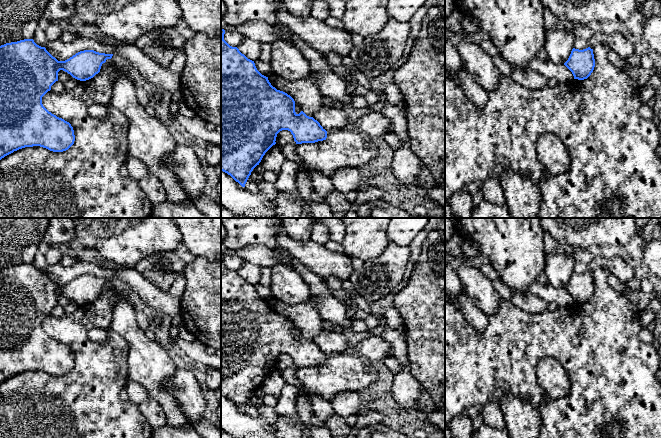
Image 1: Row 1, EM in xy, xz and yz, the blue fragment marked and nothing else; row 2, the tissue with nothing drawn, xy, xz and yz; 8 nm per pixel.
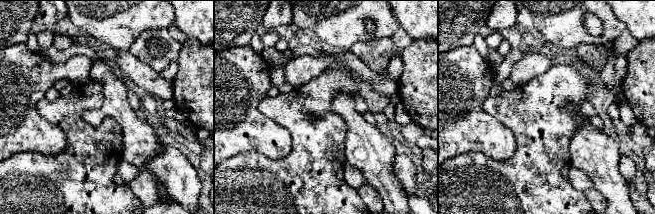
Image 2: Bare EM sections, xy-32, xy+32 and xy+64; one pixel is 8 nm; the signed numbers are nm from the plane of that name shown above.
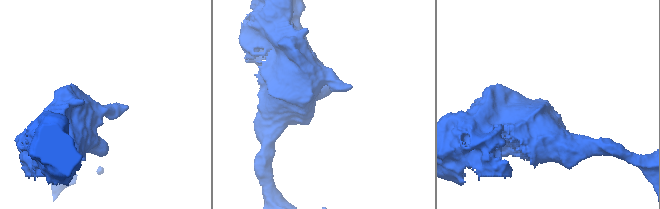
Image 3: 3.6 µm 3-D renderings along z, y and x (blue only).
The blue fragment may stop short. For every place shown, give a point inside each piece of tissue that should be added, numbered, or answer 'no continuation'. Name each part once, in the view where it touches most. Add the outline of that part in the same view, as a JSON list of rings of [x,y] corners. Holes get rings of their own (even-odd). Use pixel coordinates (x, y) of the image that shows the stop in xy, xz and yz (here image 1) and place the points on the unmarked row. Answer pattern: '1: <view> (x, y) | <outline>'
no continuation

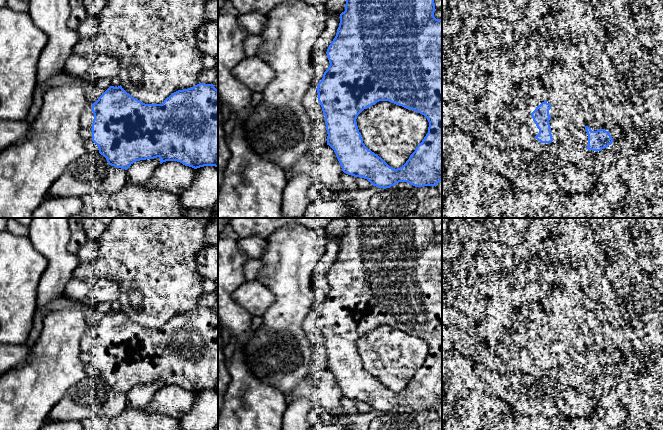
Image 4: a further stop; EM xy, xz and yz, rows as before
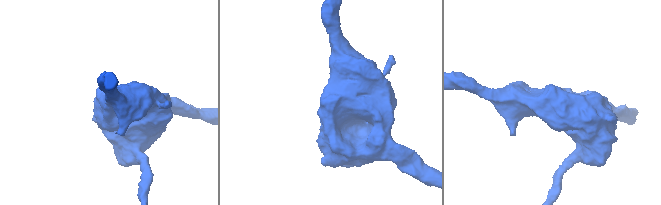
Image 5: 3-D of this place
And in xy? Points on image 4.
1: xy (87, 340) | [[[87,327],[84,336],[81,339],[80,346],[82,351],[87,352],[90,355],[90,364],[92,364],[92,347],[94,343],[94,338],[92,336],[92,329]]]

